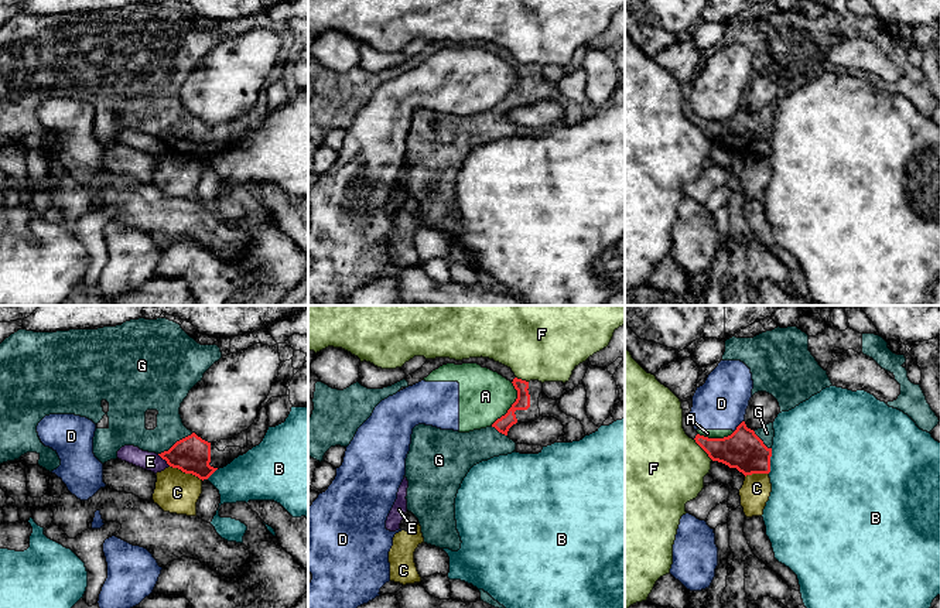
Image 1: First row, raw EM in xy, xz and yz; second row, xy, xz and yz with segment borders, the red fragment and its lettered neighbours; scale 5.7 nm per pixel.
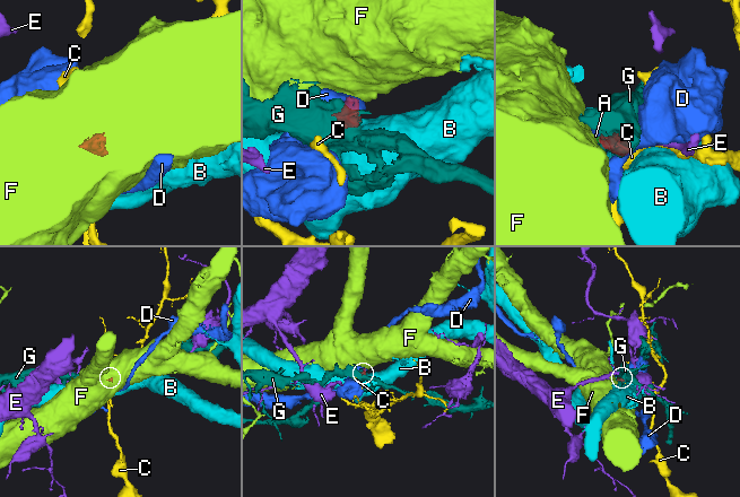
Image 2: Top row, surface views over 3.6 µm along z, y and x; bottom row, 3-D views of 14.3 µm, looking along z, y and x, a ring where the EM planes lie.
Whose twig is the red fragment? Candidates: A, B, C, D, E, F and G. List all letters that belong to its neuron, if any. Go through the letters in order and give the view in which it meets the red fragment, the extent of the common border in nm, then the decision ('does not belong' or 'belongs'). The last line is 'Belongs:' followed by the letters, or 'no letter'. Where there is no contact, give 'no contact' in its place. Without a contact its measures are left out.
A: contact in xz; length 280 nm; does not belong
B: contact in yz; length 150 nm; does not belong
C: contact in xy; length 200 nm; does not belong
D: contact in yz; length 90 nm; does not belong
E: contact in xy; length 100 nm; does not belong
F: contact in yz; length 170 nm; does not belong
G: contact in xy; length 240 nm; belongs
Belongs: G

